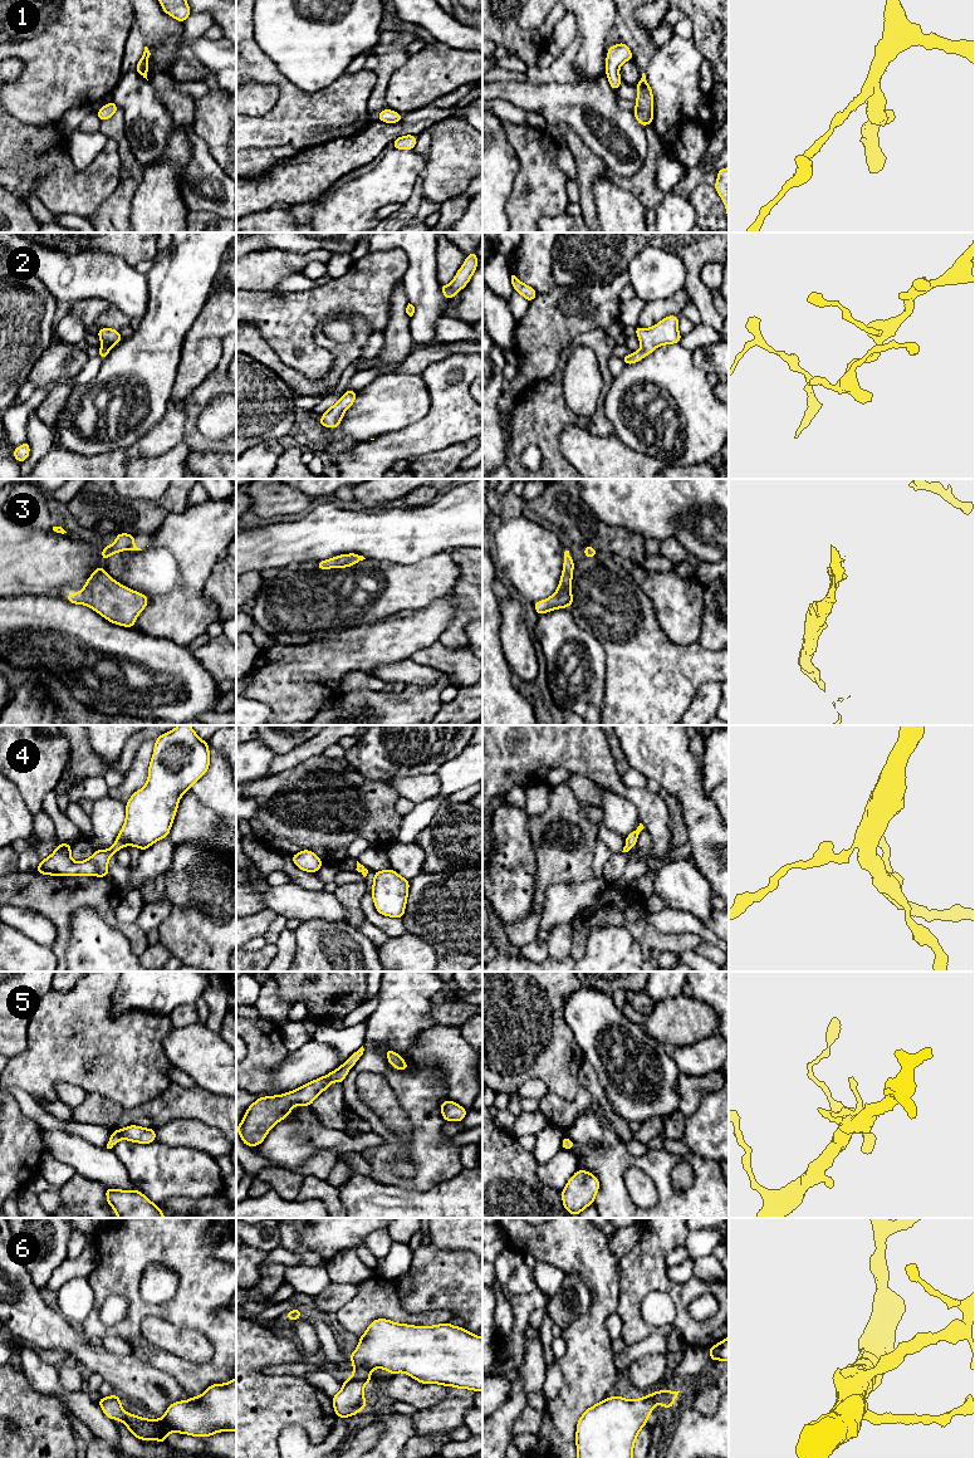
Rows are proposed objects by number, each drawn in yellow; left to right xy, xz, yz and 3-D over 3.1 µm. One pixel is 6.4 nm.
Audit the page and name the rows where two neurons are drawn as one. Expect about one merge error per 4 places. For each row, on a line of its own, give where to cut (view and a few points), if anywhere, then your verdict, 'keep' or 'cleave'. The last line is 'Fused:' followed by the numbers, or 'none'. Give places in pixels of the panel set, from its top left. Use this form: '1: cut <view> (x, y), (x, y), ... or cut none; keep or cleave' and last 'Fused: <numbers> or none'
1: cut none; keep
2: cut none; keep
3: cut none; keep
4: cut none; keep
5: cut none; keep
6: cut none; keep
Fused: none

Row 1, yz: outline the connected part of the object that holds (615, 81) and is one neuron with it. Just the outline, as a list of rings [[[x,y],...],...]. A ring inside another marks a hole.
[[[618,43],[608,48],[606,58],[606,75],[614,92],[623,82],[619,77],[619,68],[627,60],[635,60],[635,58],[626,43]]]

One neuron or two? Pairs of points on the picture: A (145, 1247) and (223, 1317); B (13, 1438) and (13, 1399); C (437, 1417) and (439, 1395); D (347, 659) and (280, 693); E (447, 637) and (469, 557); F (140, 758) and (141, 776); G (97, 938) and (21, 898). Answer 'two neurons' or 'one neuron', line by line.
A: one neuron
B: one neuron
C: two neurons
D: one neuron
E: one neuron
F: one neuron
G: two neurons

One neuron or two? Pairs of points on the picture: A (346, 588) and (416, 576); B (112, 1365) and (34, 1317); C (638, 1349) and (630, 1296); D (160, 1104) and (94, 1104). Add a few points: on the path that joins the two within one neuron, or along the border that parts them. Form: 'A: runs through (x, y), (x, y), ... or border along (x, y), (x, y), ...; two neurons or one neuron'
A: runs through (363, 588), (398, 587); one neuron
B: runs through (93, 1358), (88, 1356), (67, 1336), (53, 1331); one neuron
C: border along (665, 1334), (651, 1334), (626, 1346); two neurons
D: runs through (143, 1115), (111, 1115); one neuron

